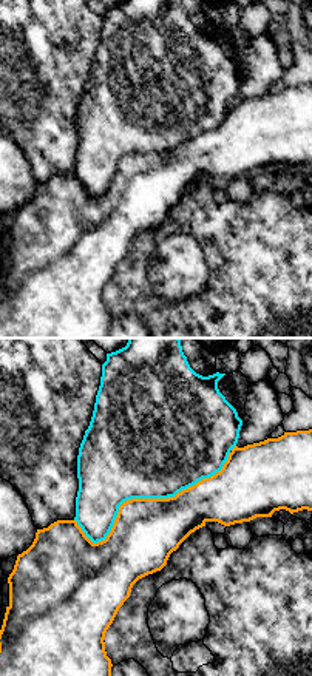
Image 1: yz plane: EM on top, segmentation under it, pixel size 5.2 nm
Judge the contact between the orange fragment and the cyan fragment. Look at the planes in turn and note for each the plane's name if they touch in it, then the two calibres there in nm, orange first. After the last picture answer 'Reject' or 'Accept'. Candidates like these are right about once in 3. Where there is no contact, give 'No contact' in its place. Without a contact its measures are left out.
Touches orange in yz. Thickness 340 nm (orange) against 500 nm

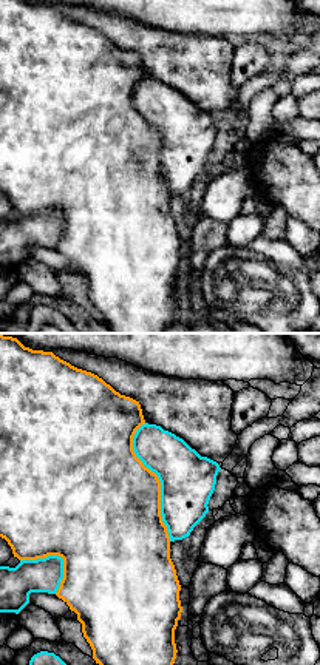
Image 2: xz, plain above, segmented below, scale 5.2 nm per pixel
Touches orange in xz. Thickness 460 nm (orange) against 280 nm

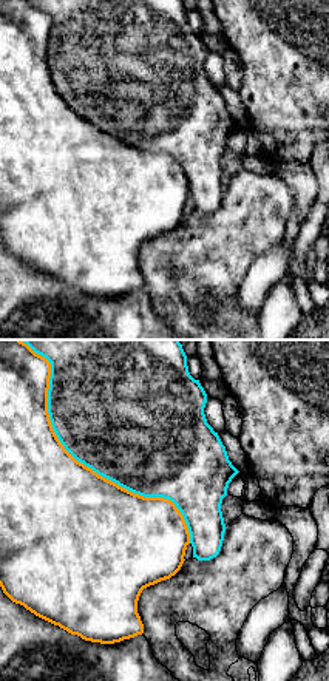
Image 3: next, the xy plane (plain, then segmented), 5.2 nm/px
Touches orange in xy. Thickness 500 nm (orange) against 500 nm

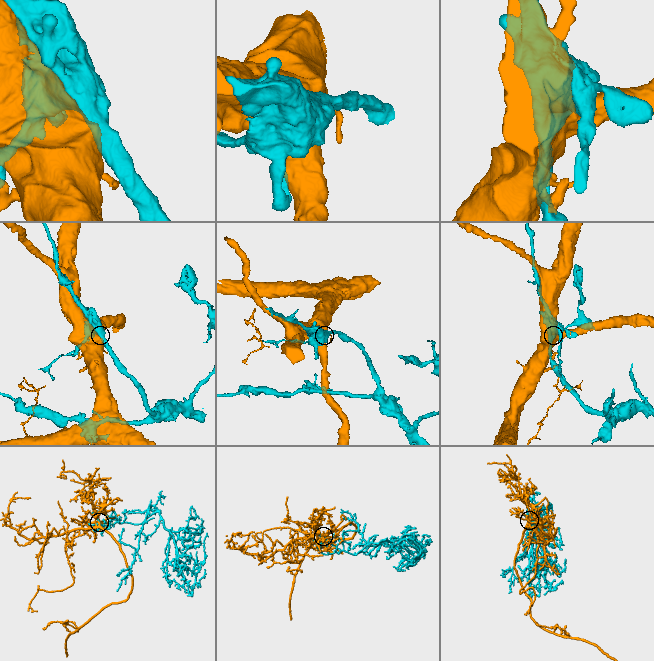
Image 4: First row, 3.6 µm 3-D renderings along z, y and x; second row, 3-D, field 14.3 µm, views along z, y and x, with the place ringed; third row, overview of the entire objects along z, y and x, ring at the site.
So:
Reject

